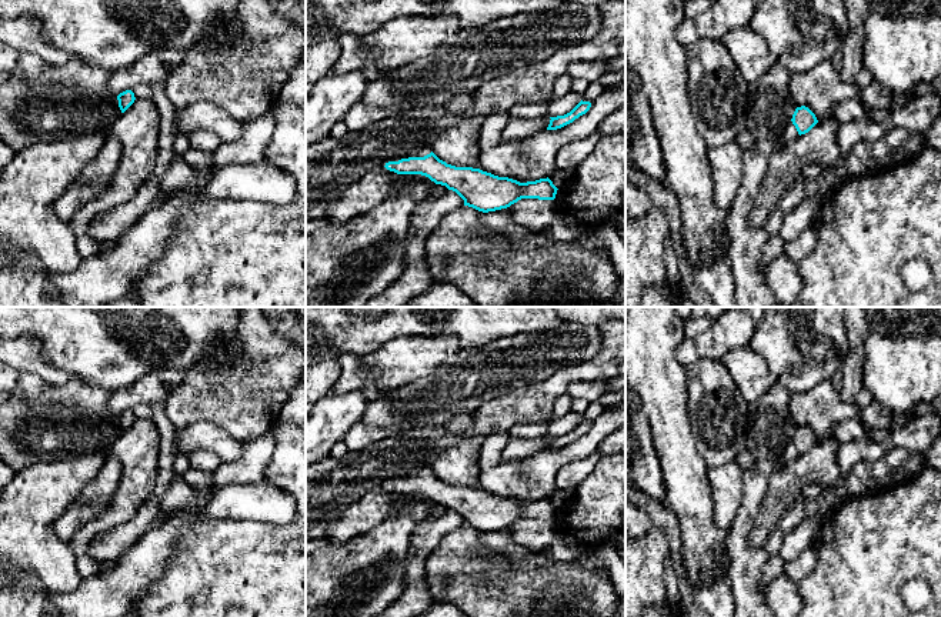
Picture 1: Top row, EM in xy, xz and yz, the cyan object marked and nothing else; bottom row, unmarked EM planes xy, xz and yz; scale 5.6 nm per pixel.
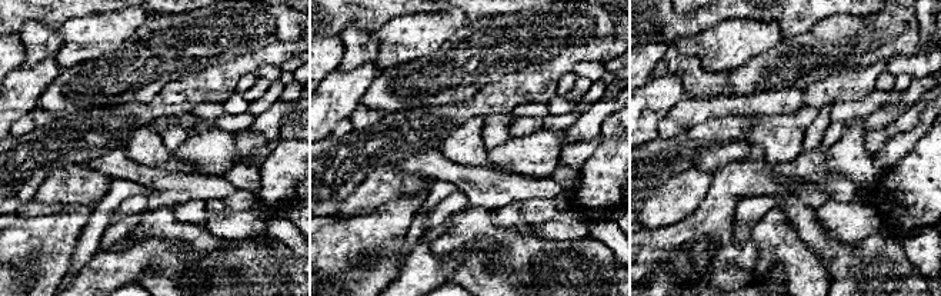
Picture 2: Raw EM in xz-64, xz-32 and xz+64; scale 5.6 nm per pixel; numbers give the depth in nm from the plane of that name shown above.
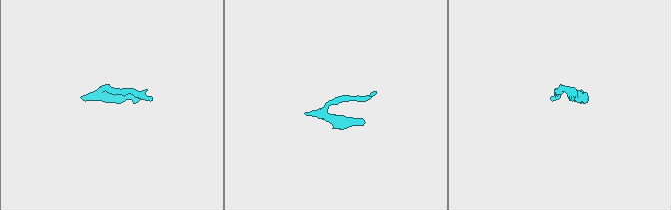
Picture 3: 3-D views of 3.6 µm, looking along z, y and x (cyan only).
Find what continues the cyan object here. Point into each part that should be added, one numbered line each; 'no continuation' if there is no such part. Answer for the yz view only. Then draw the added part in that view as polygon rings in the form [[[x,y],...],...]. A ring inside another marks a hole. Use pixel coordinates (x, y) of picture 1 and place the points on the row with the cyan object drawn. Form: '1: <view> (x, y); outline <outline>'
1: yz (790, 133); outline [[[788,123],[785,126],[785,130],[784,133],[780,136],[777,144],[775,144],[775,149],[781,149],[784,147],[785,144],[788,144],[790,141],[795,140],[797,137],[800,137],[795,126],[791,123]]]

